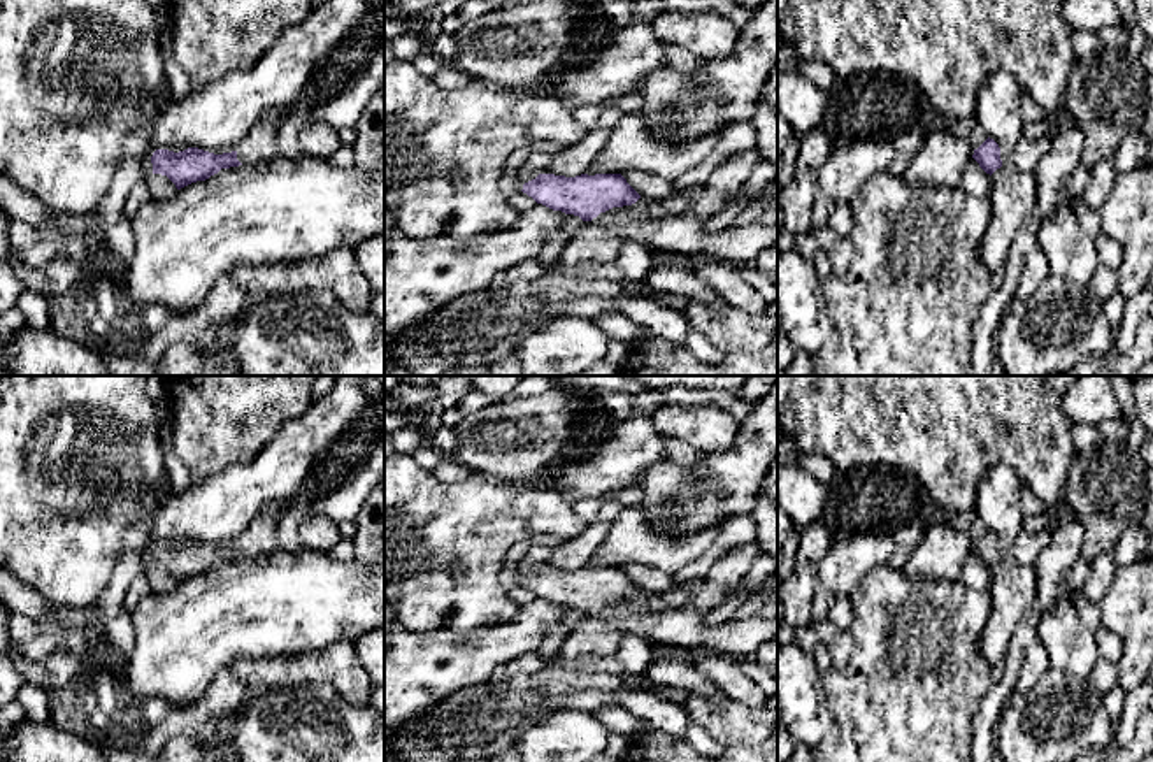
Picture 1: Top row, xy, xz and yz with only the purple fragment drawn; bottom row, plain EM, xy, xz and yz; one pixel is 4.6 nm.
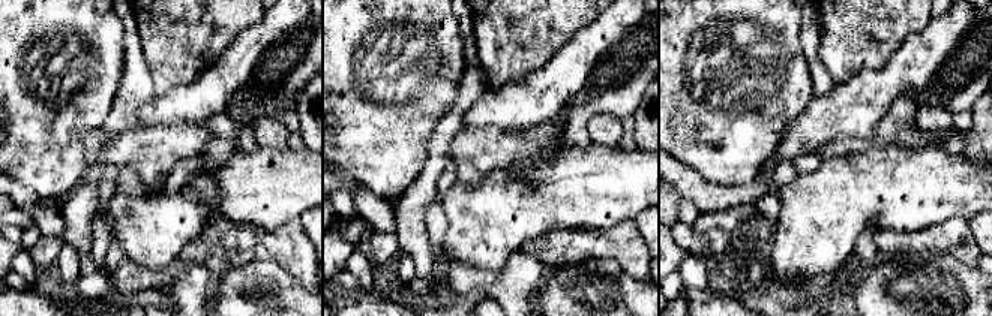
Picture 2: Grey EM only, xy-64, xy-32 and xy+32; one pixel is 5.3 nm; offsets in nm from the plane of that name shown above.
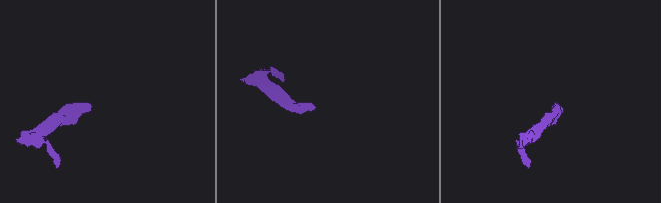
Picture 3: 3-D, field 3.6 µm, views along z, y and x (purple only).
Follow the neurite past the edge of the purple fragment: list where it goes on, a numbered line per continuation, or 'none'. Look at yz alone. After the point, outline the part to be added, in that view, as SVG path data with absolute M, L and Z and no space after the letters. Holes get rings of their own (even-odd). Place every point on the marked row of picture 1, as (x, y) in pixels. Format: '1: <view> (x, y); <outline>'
1: yz (1027, 153); M1048 135L1039 139L1021 137L1014 147L1000 147L1002 165L1021 172L1032 172L1039 165L1041 158L1048 153L1049 144L1051 137Z

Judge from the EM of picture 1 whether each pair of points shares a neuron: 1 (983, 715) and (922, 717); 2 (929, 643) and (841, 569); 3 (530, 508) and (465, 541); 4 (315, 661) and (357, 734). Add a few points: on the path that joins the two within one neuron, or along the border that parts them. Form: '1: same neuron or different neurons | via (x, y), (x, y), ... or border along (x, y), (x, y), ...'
1: different neurons | border along (997, 682), (973, 718), (971, 743)
2: different neurons | border along (888, 562), (874, 567), (850, 596)
3: same neuron | via (515, 511), (502, 513), (481, 534)
4: different neurons | border along (288, 687), (330, 683), (348, 701), (364, 706)

